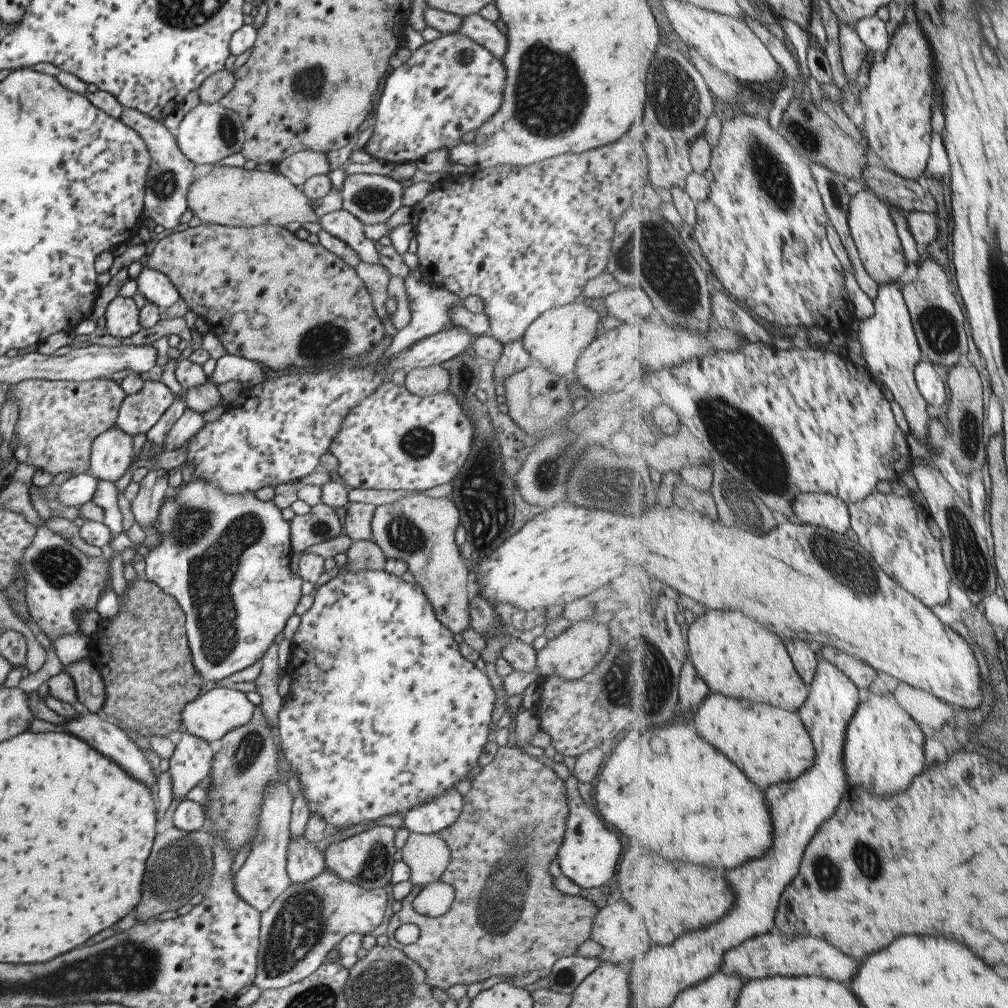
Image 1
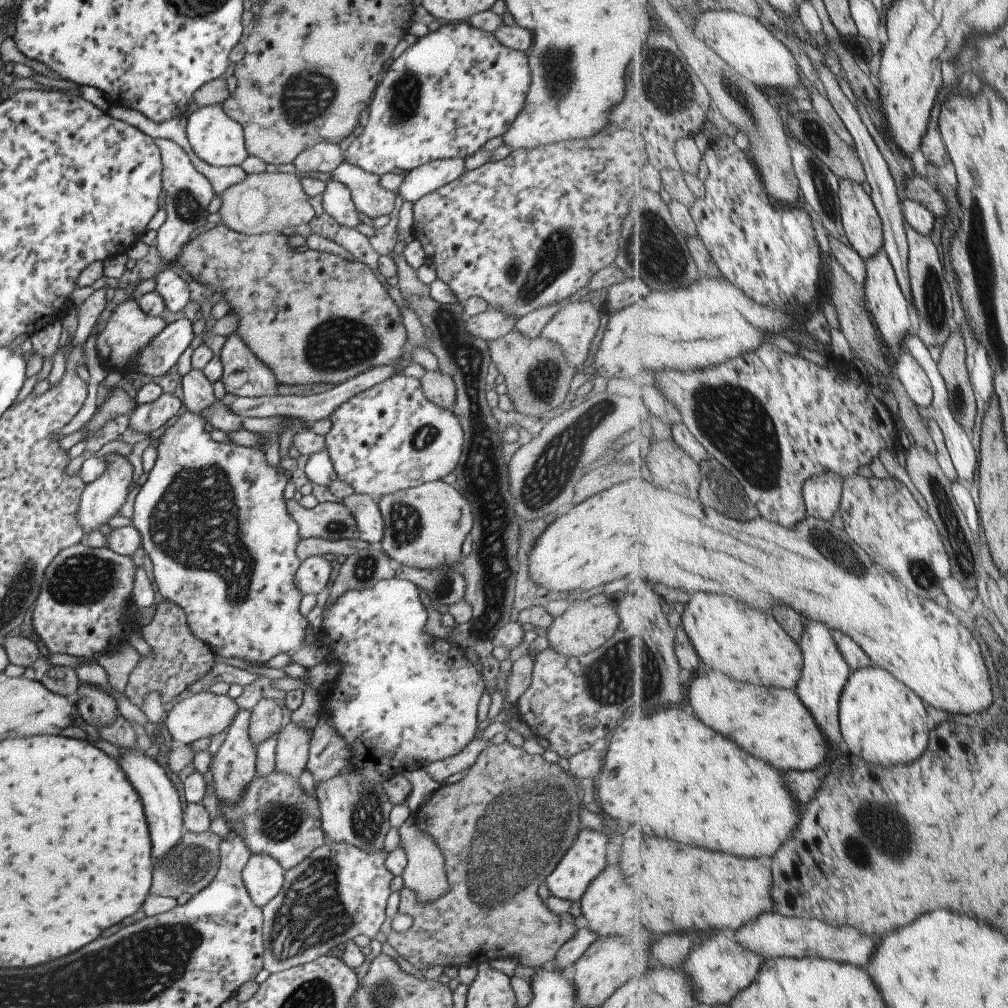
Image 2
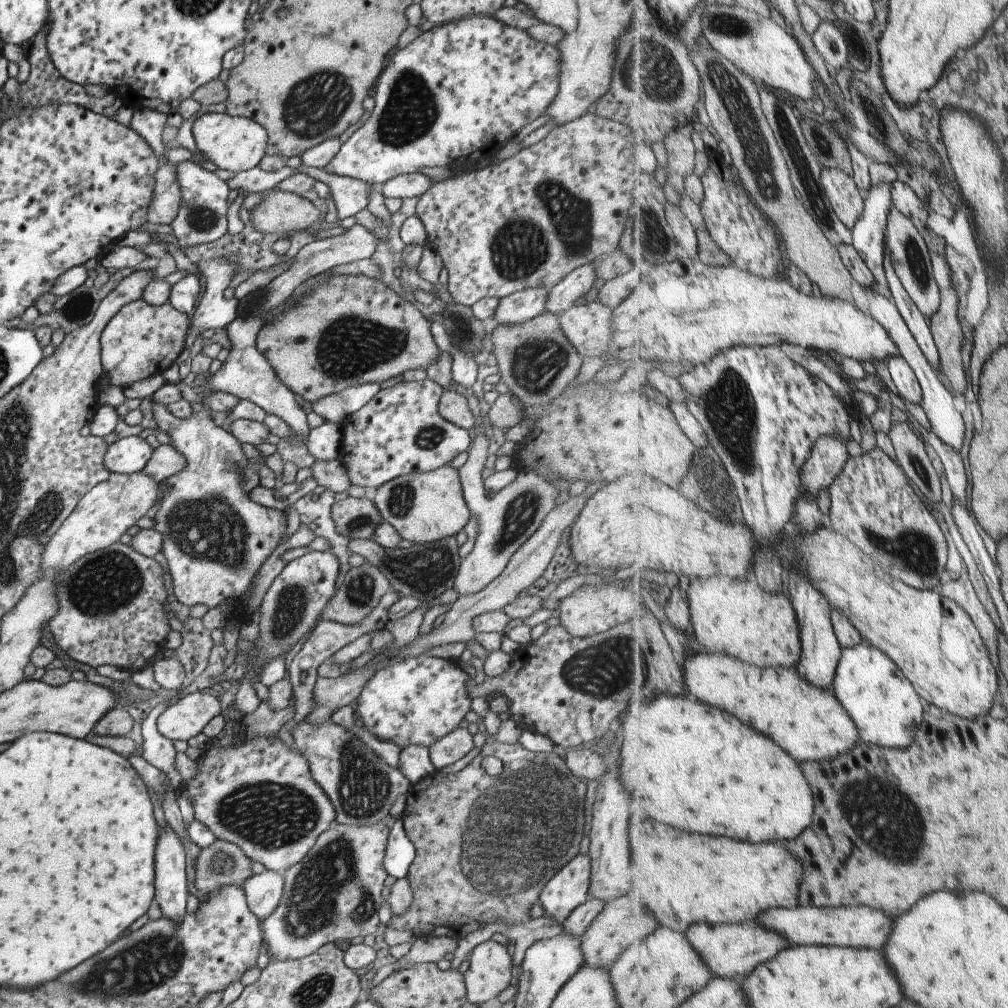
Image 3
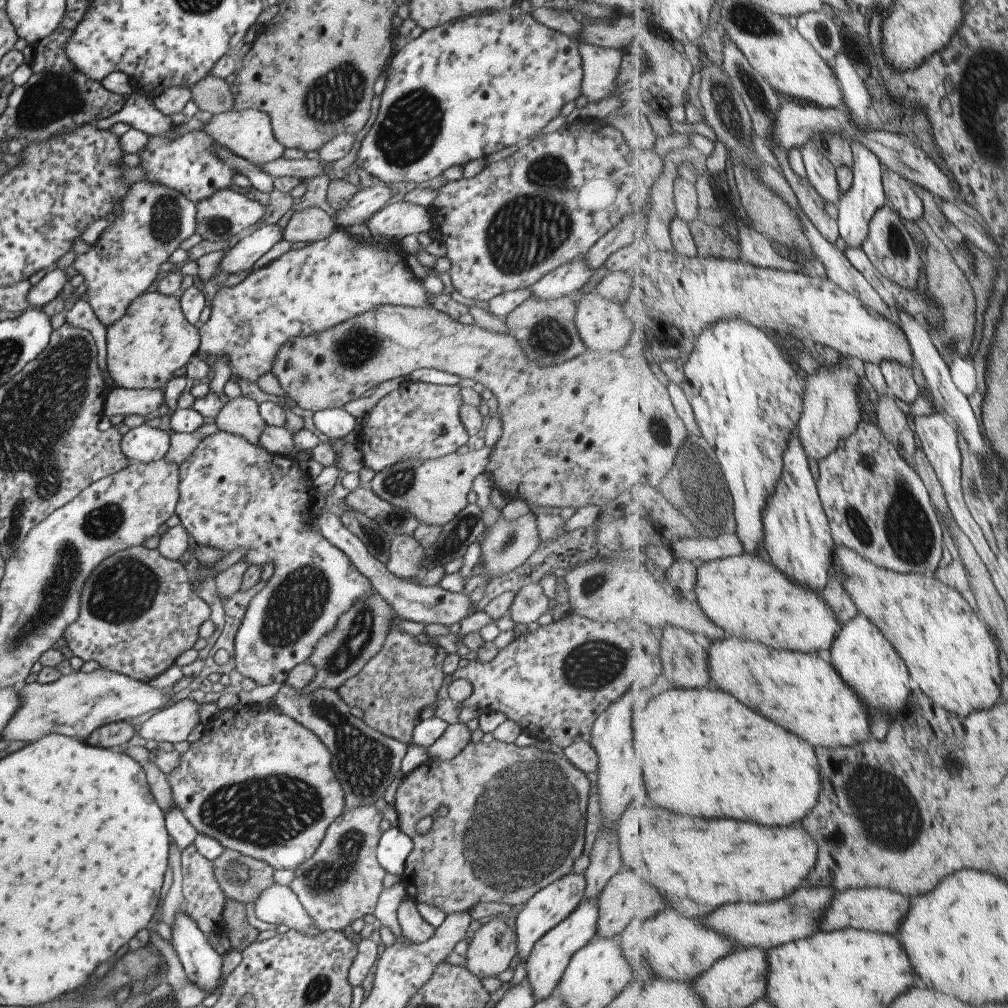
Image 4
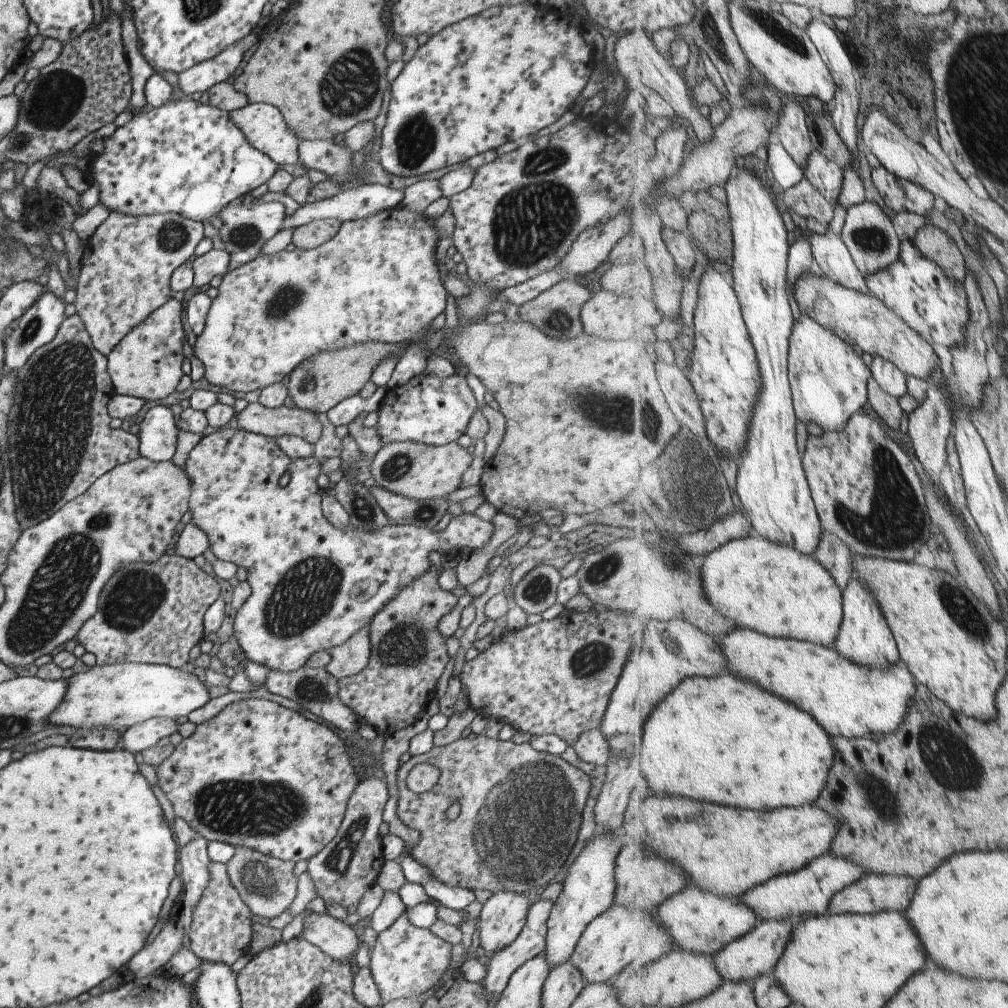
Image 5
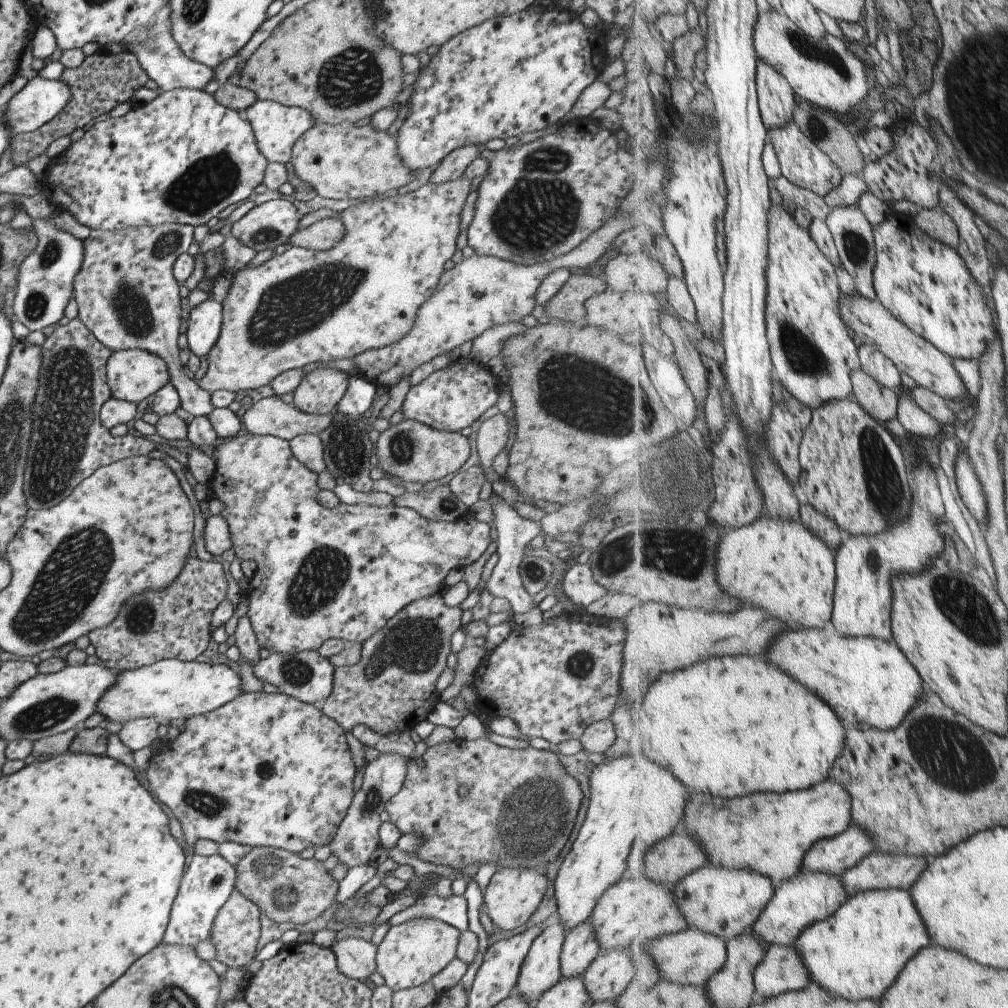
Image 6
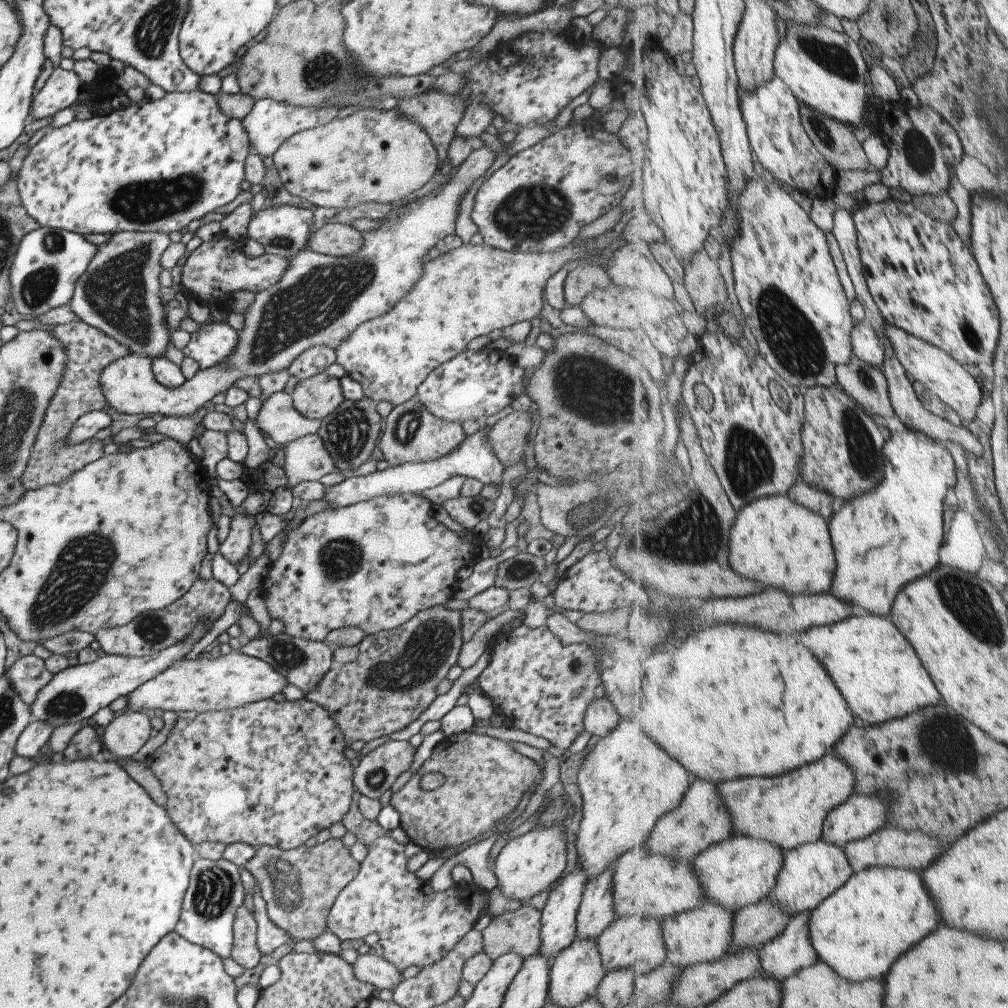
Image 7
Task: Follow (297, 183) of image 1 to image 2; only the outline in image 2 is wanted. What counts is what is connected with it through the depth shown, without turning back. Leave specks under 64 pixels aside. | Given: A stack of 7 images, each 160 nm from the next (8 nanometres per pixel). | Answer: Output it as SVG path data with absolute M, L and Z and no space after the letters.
M317 143L303 149L292 160L297 172L331 172L342 161L341 150L335 143Z

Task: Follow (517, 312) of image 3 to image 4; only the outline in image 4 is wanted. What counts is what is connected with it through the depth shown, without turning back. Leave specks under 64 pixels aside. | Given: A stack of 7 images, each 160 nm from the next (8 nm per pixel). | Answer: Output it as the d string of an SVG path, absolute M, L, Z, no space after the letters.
M584 256L574 263L557 267L555 271L544 274L528 289L530 298L553 300L571 294L585 284L593 271L586 264Z

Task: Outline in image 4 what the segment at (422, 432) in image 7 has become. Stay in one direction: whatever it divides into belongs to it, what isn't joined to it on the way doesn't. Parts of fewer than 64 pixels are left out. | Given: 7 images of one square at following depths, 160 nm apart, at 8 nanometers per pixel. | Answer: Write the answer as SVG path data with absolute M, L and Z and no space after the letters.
M483 446L465 454L455 452L436 459L401 461L376 472L368 487L395 509L409 512L419 523L442 527L468 505L465 494L473 478L485 471L491 451L492 447Z

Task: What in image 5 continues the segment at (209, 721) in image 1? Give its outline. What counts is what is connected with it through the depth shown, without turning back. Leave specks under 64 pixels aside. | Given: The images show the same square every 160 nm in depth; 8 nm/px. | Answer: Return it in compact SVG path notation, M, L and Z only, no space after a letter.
M153 717L130 726L123 732L125 750L131 754L155 746L161 738L177 732L173 719Z

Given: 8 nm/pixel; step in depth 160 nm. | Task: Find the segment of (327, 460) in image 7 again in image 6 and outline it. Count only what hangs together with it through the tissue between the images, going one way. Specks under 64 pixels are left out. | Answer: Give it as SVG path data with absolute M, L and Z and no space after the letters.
M318 435L294 436L288 440L291 454L316 475L325 469L321 439Z

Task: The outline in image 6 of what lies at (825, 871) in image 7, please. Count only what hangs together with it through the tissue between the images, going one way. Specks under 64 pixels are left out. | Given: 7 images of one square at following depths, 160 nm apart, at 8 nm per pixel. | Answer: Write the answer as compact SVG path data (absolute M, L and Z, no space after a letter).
M801 872L794 877L782 881L775 891L772 902L765 907L760 919L751 927L751 930L763 943L767 944L767 948L771 948L773 945L790 946L795 944L796 940L800 938L800 934L809 925L834 915L848 899L849 896L844 889L841 877L838 879L825 873L816 873L813 875L812 873Z

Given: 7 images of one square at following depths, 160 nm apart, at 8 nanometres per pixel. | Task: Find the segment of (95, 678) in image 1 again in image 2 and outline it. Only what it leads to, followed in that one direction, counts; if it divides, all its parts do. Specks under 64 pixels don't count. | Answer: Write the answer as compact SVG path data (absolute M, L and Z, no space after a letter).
M80 683L75 702L78 715L93 728L111 724L117 716L115 699L97 686Z

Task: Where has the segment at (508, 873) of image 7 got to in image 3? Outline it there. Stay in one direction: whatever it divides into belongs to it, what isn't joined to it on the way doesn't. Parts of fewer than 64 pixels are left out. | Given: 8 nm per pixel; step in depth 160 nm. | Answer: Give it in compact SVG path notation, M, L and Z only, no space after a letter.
M489 938L471 949L467 962L469 962L469 968L463 975L467 1002L481 1006L487 1000L495 998L507 986L510 986L512 960L507 953L507 946L503 946Z

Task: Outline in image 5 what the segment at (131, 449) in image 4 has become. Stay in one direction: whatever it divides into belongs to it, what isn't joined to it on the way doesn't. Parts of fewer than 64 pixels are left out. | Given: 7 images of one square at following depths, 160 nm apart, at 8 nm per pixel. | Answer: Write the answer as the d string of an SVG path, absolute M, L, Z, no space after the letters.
M167 407L149 409L139 427L136 437L140 456L153 462L171 460L178 430Z

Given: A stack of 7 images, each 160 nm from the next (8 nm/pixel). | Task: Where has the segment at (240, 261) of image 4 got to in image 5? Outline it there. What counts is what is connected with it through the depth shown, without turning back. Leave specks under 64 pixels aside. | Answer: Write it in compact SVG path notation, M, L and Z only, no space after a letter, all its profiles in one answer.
M359 184L359 186L351 186L345 190L339 191L330 198L319 199L313 203L305 203L297 208L292 215L286 216L281 228L298 227L311 221L333 219L339 222L354 221L366 216L374 215L379 211L393 209L402 199L402 191L393 190L378 184Z

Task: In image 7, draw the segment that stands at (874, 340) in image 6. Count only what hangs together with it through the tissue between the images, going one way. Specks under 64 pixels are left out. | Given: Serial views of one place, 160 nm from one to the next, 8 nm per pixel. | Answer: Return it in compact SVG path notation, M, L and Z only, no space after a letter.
M886 322L886 334L897 358L917 383L924 384L936 398L955 409L960 414L964 424L977 416L977 410L983 402L983 390L981 390L976 378L965 370L965 366L960 361L937 345L916 337L893 323Z

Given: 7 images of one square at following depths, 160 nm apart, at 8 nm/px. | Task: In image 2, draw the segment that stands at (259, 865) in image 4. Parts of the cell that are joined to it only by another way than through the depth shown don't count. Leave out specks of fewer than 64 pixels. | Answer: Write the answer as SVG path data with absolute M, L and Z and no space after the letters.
M209 829L199 834L184 831L177 844L169 849L164 857L152 861L149 894L177 898L185 892L195 895L196 892L205 888L217 872L219 841L220 837Z

